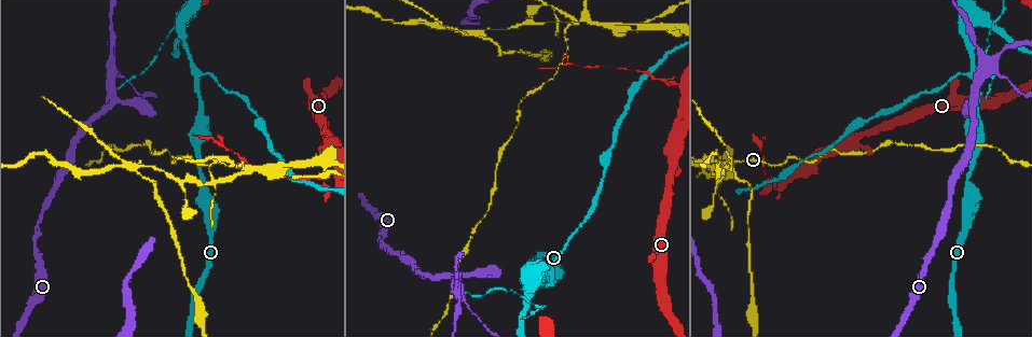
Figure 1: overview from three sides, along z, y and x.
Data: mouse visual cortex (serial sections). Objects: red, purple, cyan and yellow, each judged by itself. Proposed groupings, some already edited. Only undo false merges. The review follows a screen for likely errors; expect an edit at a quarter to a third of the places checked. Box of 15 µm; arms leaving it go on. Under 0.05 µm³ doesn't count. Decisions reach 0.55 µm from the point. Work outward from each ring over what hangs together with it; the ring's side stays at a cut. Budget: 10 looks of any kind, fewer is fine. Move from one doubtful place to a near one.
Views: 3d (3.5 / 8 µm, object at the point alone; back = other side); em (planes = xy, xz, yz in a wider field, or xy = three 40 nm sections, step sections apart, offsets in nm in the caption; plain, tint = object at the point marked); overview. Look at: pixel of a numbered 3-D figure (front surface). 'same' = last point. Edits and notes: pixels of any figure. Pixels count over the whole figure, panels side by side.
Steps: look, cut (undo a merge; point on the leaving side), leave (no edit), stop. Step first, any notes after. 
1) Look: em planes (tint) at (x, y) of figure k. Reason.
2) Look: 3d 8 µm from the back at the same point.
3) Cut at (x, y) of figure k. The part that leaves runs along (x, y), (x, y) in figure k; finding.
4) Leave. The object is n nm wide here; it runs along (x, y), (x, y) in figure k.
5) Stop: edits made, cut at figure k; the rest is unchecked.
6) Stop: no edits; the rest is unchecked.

Look: 3d 3.5 µm at (969, 76) of figure 1. Branch point.

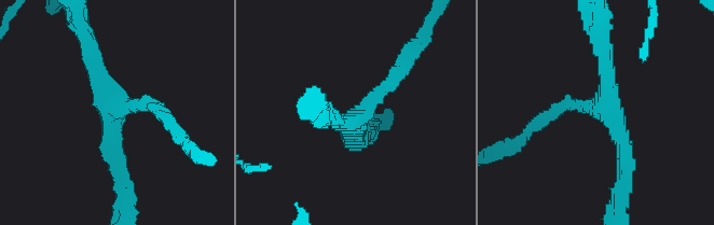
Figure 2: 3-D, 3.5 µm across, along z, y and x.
Look: em xy step 1 (tint) at (606, 111) of figure 2. 3 arms meet here; the arms are 200, 250, 250 nm wide; need the tissue.

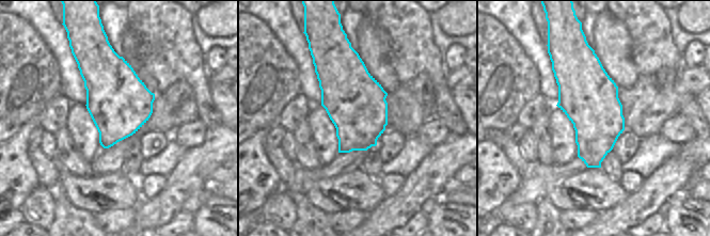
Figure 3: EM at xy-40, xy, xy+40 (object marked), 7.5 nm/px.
Look: em planes (tint) at the same point.

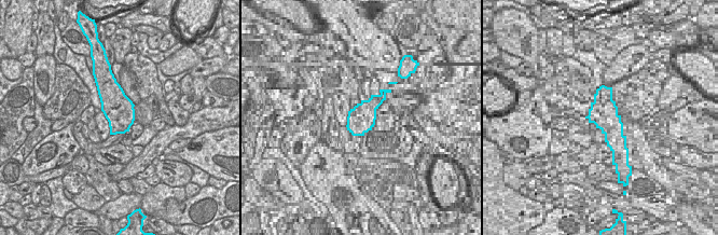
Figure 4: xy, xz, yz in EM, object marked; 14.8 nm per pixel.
Leave. It runs along (119, 178), (112, 109), (90, 42) in figure 2; continuous, no second cell.

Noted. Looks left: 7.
Look: 3d 3.5 µm at (995, 28) of figure 1. Narrows sharply.

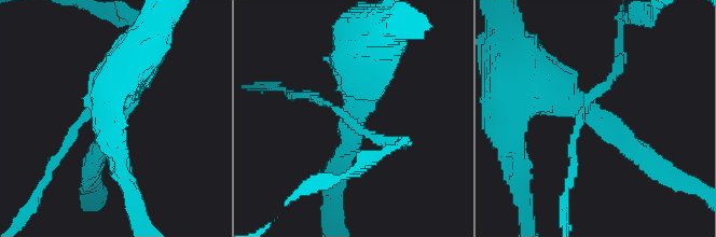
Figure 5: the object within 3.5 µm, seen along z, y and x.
Look: em planes (tint) at (356, 111) of figure 5. 4 arms meet here; the arms are 100, 150, 250, 500 nm wide.

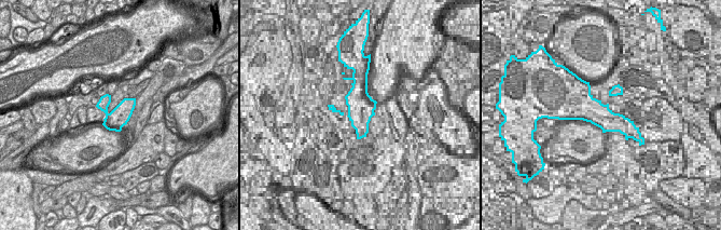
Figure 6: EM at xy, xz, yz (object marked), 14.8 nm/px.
Cut at (616, 69) of figure 5. The object is 320 nm wide here; a border runs along (109, 113), (106, 117) in figure 6; a second cell is stuck on.

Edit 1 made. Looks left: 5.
Look: 3d 8 µm at (987, 71) of figure 1. Four arms meet.

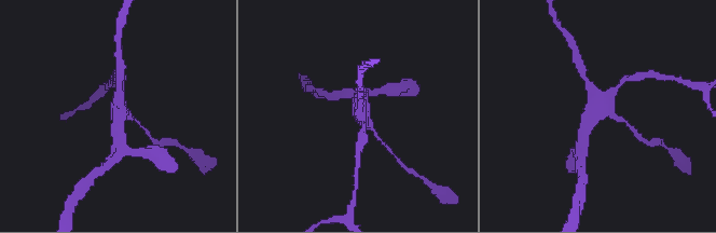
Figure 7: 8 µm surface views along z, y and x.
Look: 3d 3.5 µm at (117, 111) of figure 7. Zoom in.

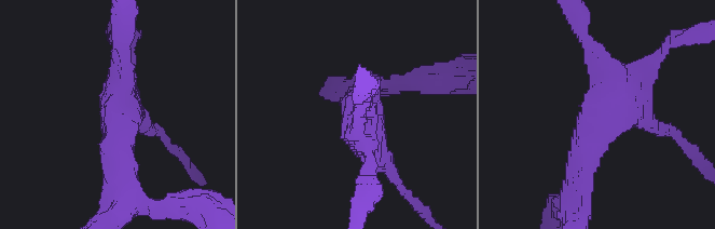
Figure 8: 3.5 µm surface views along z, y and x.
Look: em xy step 2 (tint) at (610, 110) of figure 8. 4 arms meet here; the arms are 200, 200, 250, 400 nm wide; need the tissue.

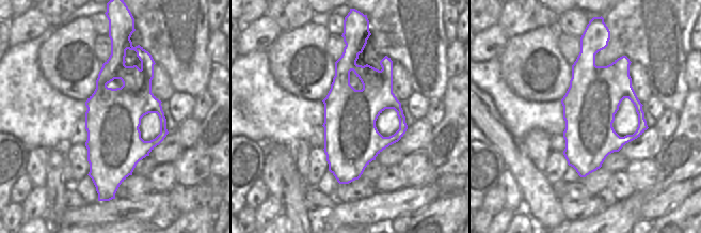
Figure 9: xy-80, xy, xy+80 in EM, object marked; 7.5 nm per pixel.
Leave. It runs along (579, 172), (609, 116), (591, 45) in figure 8; one cell here.

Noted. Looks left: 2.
Look: 3d 3.5 µm at (676, 85) of figure 1.

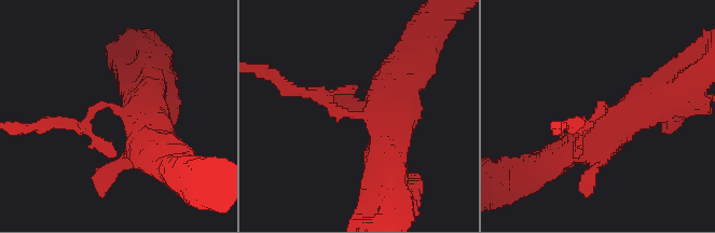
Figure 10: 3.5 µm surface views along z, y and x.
Look: em xy step 2 (tint) at (357, 117) of figure 10. 3 arms meet here; the arms are 150, 500, 500 nm wide.

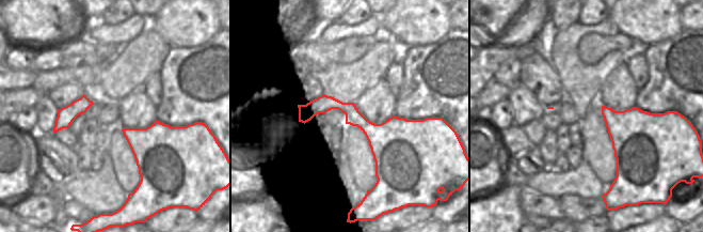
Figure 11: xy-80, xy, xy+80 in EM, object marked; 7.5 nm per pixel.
Cut at (83, 126) of figure 10. The object is 160 nm wide here; the part that leaves runs along (353, 115), (266, 73) in figure 10; a second cell is stuck on.

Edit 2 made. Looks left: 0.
Stop: edits made, cut at figure 5, cut at figure 10; the rest is unchecked.

